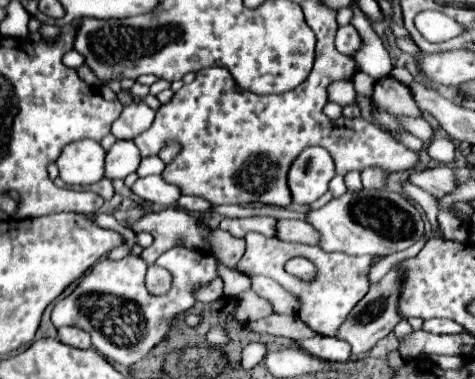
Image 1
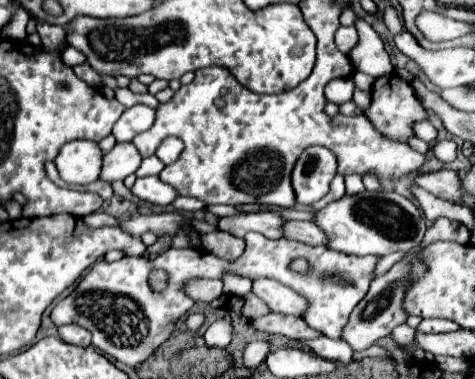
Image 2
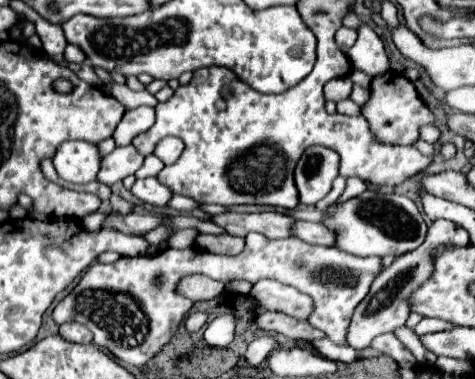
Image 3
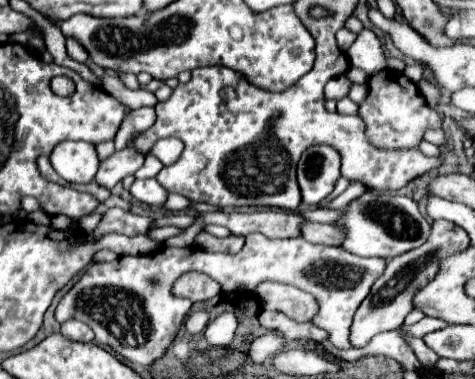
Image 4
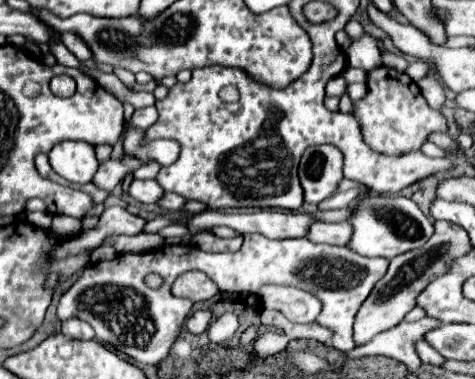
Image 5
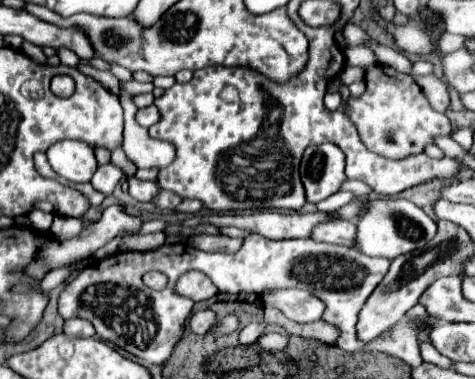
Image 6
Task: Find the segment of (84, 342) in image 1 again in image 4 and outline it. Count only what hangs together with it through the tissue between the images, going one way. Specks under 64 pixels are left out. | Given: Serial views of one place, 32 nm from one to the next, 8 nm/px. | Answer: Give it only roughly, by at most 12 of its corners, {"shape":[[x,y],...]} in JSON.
{"shape":[[80,320],[62,324],[62,334],[76,342],[92,342],[94,332]]}

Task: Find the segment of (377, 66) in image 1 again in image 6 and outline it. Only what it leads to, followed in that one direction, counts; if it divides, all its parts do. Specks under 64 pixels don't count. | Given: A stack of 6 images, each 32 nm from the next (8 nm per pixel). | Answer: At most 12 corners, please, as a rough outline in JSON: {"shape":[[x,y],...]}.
{"shape":[[368,46],[344,50],[346,64],[376,64],[376,56]]}

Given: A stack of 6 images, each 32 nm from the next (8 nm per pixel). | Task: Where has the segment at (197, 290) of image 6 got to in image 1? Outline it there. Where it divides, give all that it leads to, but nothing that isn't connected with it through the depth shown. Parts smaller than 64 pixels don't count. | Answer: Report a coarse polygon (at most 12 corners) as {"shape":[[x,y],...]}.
{"shape":[[222,280],[208,282],[198,290],[198,300],[214,302],[222,294]]}

